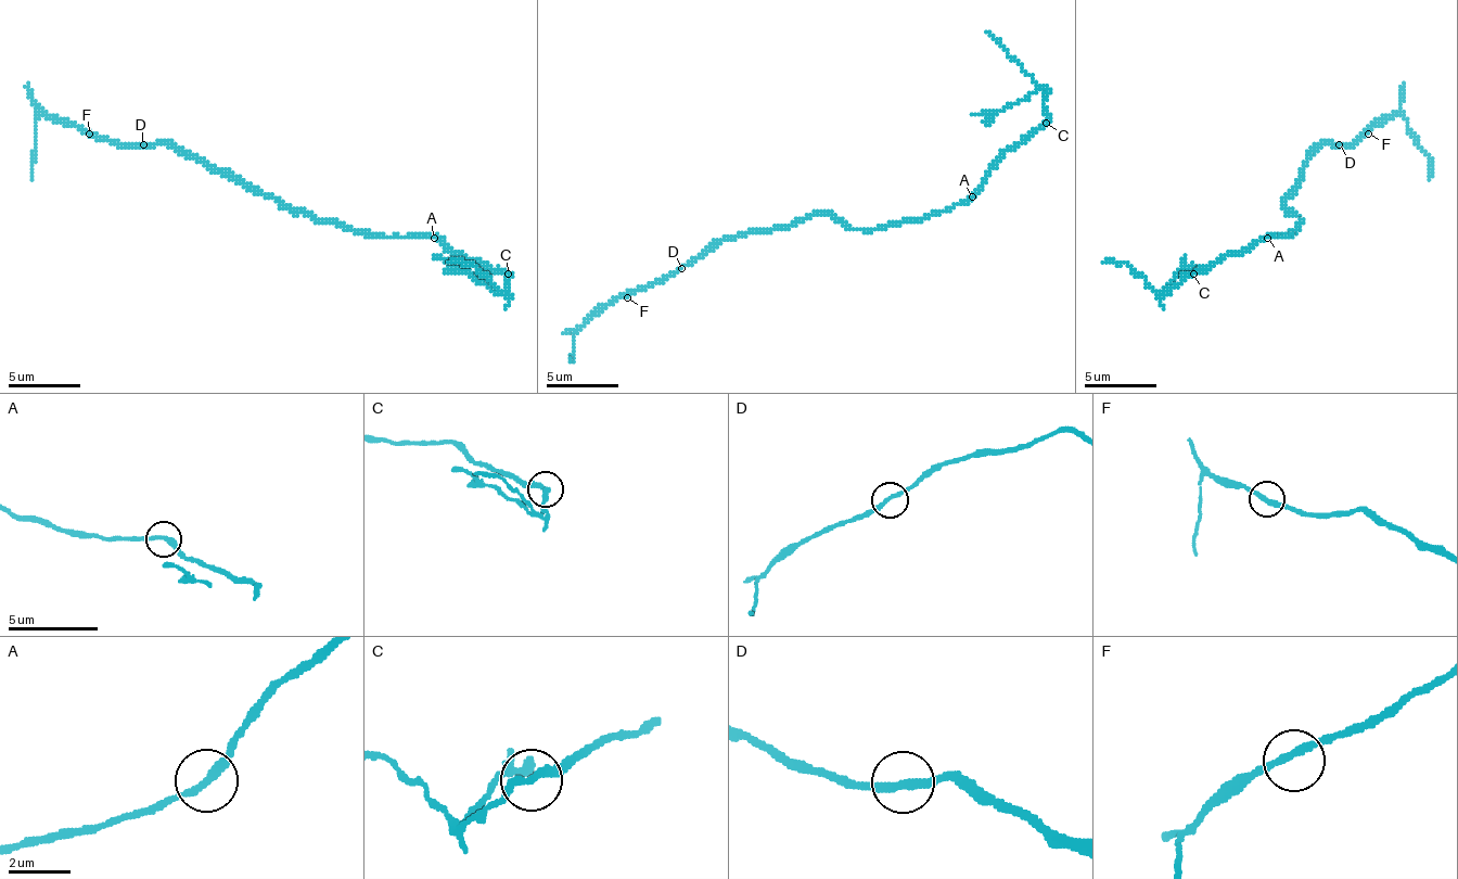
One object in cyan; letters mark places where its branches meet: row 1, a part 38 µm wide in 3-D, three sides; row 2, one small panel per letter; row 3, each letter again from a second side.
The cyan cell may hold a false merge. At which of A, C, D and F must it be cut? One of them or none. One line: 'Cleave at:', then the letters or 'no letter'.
Cleave at: C

